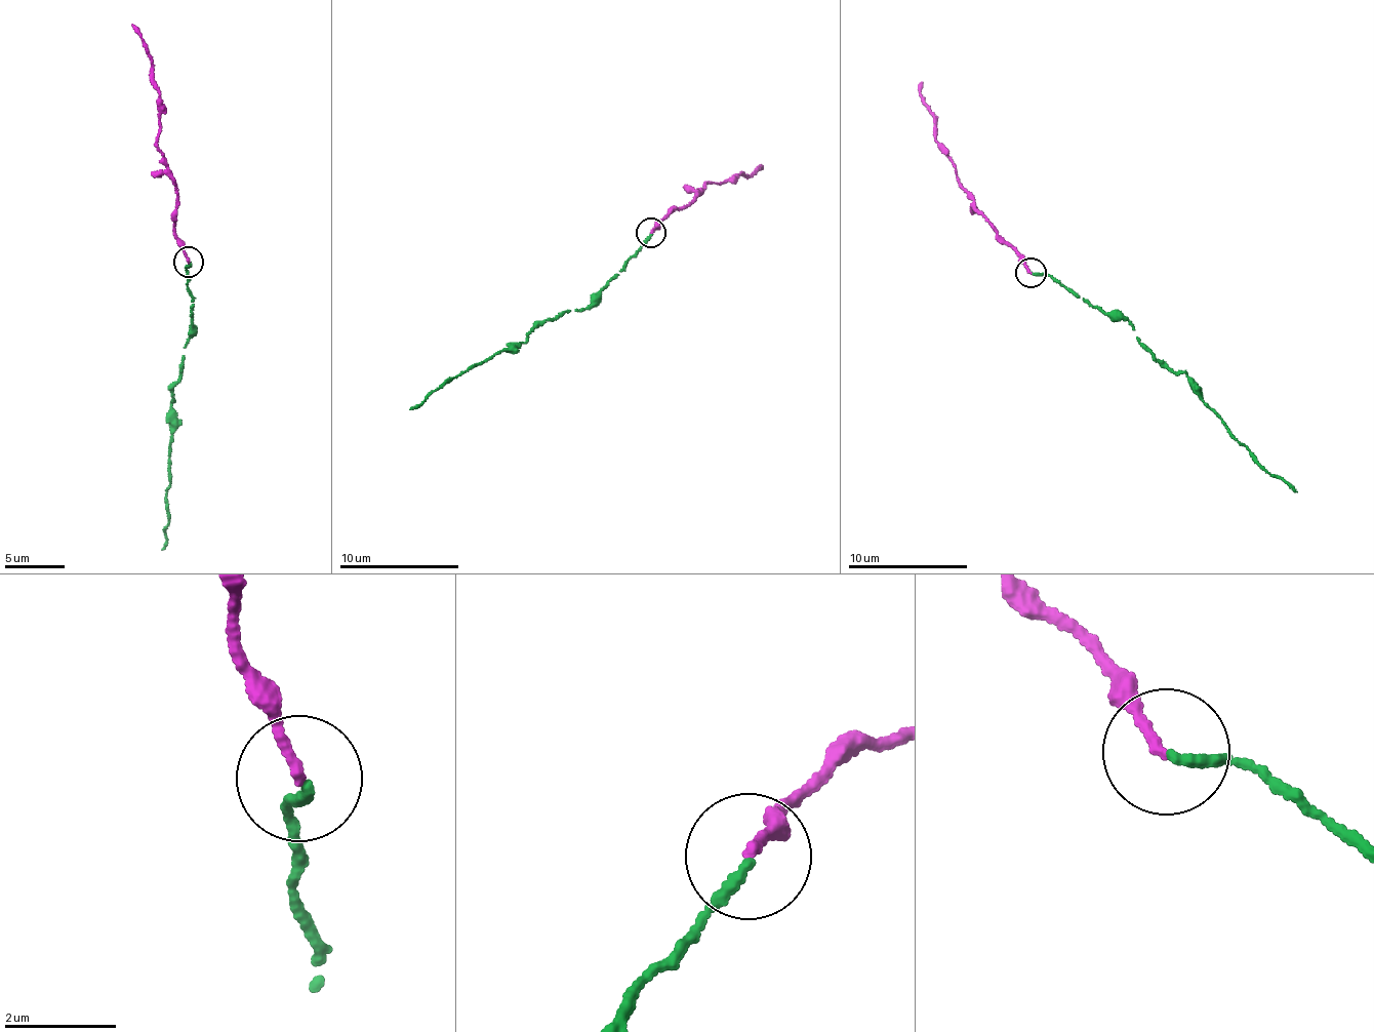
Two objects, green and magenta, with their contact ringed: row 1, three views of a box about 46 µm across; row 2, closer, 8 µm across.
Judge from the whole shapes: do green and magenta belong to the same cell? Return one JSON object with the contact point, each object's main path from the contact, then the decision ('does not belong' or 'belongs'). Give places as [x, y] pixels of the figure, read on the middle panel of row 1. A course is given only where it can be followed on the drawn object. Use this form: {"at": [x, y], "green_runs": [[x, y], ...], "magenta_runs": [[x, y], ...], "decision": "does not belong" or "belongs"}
{"at": [651, 233], "green_runs": [[653, 235], [582, 309], [564, 311], [533, 329], [521, 343], [473, 365], [408, 408]], "magenta_runs": [[650, 232], [664, 217], [689, 204], [706, 184], [732, 183], [740, 173], [756, 174], [760, 166]], "decision": "belongs"}

